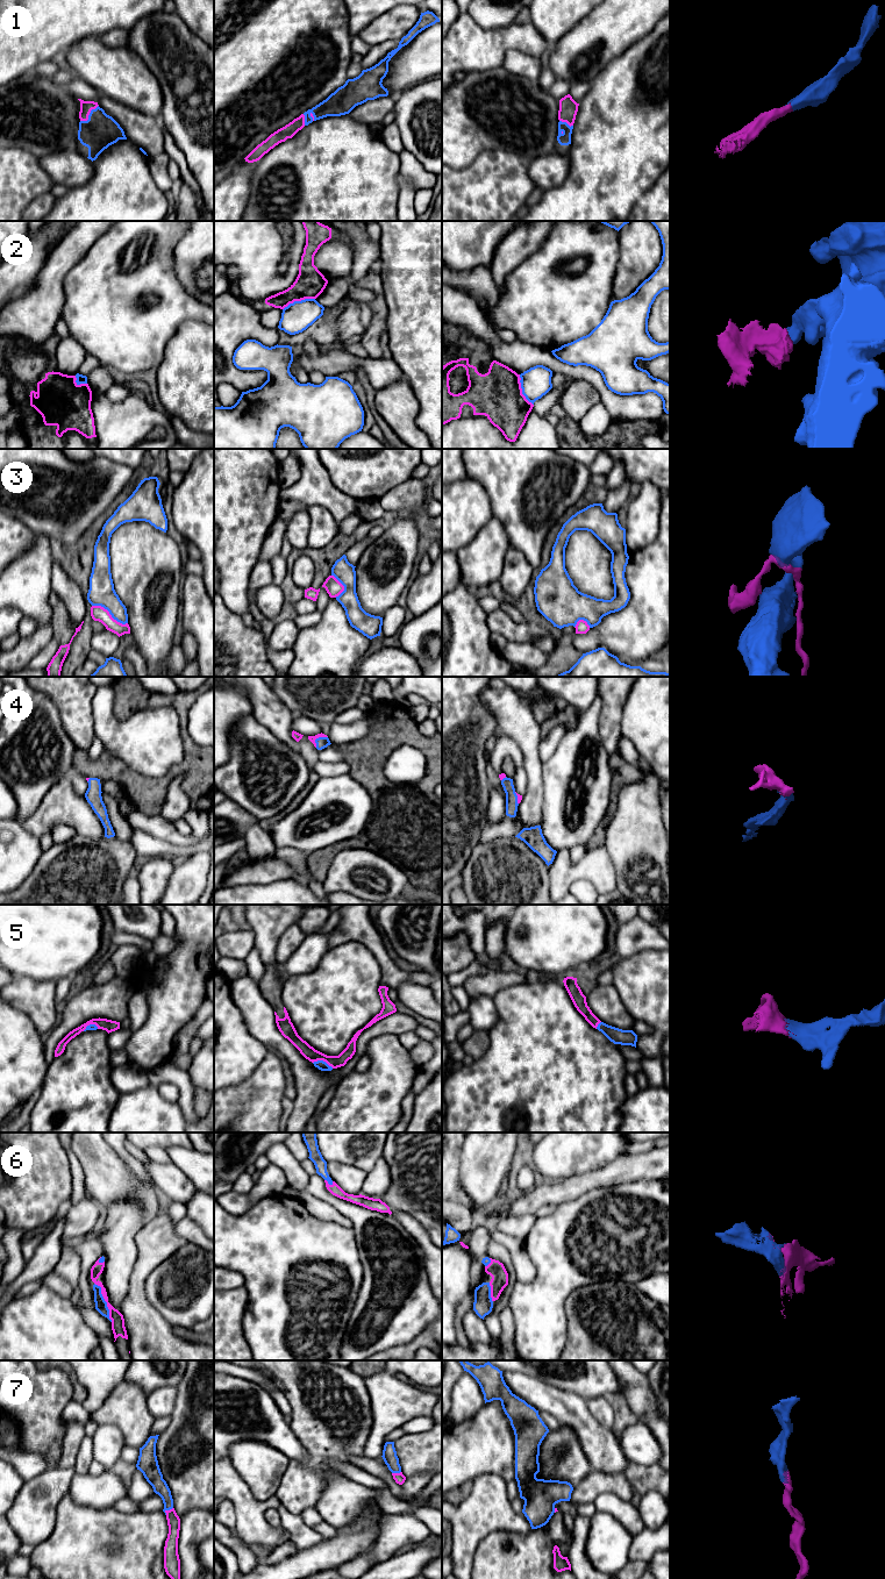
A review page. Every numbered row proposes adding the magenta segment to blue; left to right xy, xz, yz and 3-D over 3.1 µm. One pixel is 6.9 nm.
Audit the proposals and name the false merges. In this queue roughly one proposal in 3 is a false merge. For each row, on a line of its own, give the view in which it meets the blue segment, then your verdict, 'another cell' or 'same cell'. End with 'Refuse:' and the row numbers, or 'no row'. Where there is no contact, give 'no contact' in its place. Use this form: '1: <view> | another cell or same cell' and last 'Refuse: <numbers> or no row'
1: xy | same cell
2: xz | another cell
3: xy | another cell
4: xz | same cell
5: xz | same cell
6: xy | same cell
7: xy | same cell
Refuse: 2, 3

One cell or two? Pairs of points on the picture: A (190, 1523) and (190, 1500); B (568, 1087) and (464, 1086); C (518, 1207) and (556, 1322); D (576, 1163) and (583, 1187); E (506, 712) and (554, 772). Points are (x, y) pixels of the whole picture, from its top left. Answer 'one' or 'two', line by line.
A: two
B: one
C: two
D: two
E: two

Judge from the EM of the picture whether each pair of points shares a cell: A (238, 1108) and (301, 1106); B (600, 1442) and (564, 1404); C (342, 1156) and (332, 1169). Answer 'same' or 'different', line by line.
A: different
B: same
C: different

